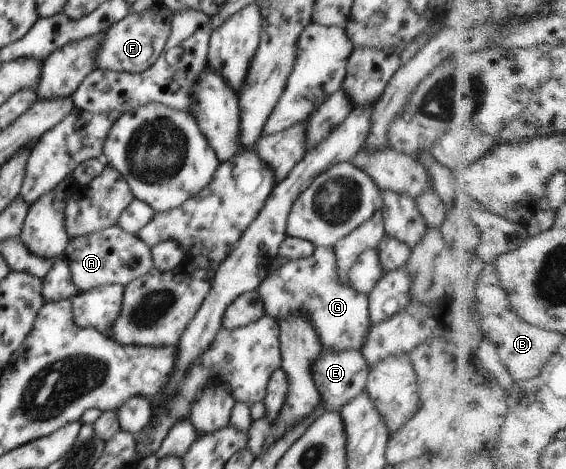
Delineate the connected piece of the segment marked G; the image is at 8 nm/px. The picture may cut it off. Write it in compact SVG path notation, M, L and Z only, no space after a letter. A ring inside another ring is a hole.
M316 247L307 259L289 260L277 271L266 275L256 288L264 305L264 314L277 323L289 315L303 315L315 327L319 341L325 349L333 351L361 351L370 330L368 296L361 294L351 285L339 281L335 265L334 247Z

